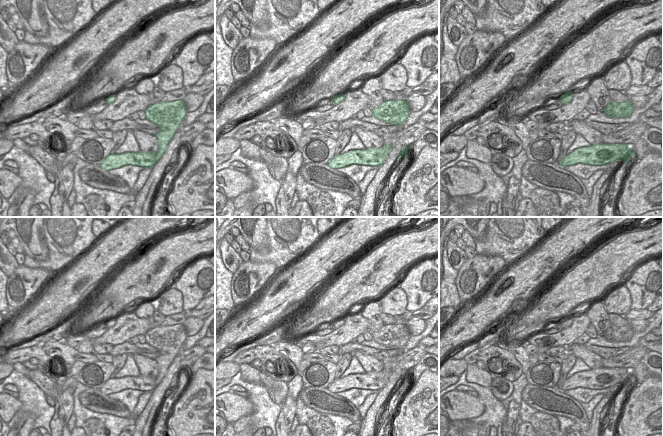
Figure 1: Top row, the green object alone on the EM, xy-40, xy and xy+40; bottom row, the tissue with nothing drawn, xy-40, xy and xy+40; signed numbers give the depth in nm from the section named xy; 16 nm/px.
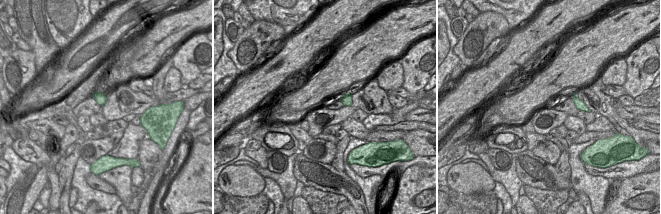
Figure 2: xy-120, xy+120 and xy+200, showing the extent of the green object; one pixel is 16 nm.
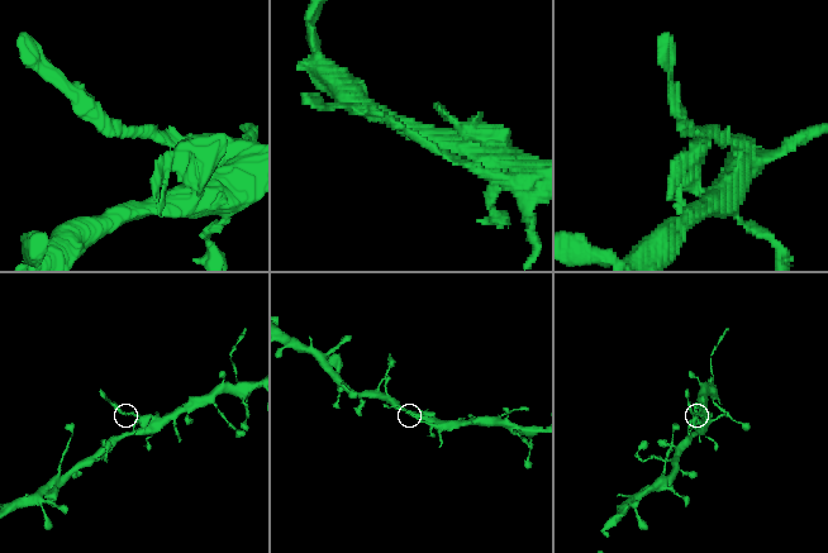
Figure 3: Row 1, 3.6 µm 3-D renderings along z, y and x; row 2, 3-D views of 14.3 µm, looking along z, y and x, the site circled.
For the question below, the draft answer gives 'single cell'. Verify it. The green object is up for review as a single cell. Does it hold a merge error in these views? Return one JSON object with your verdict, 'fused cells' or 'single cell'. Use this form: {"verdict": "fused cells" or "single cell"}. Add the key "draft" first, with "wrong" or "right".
{"draft": "wrong", "verdict": "fused cells"}

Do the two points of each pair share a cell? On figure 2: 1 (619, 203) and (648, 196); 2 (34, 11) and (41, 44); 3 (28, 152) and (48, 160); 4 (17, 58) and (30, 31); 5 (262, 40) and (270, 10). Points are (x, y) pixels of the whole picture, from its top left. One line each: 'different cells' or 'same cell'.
1: same cell
2: same cell
3: same cell
4: different cells
5: different cells

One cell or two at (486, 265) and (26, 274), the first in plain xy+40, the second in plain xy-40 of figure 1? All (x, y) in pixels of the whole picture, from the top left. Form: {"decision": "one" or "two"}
{"decision": "one"}

